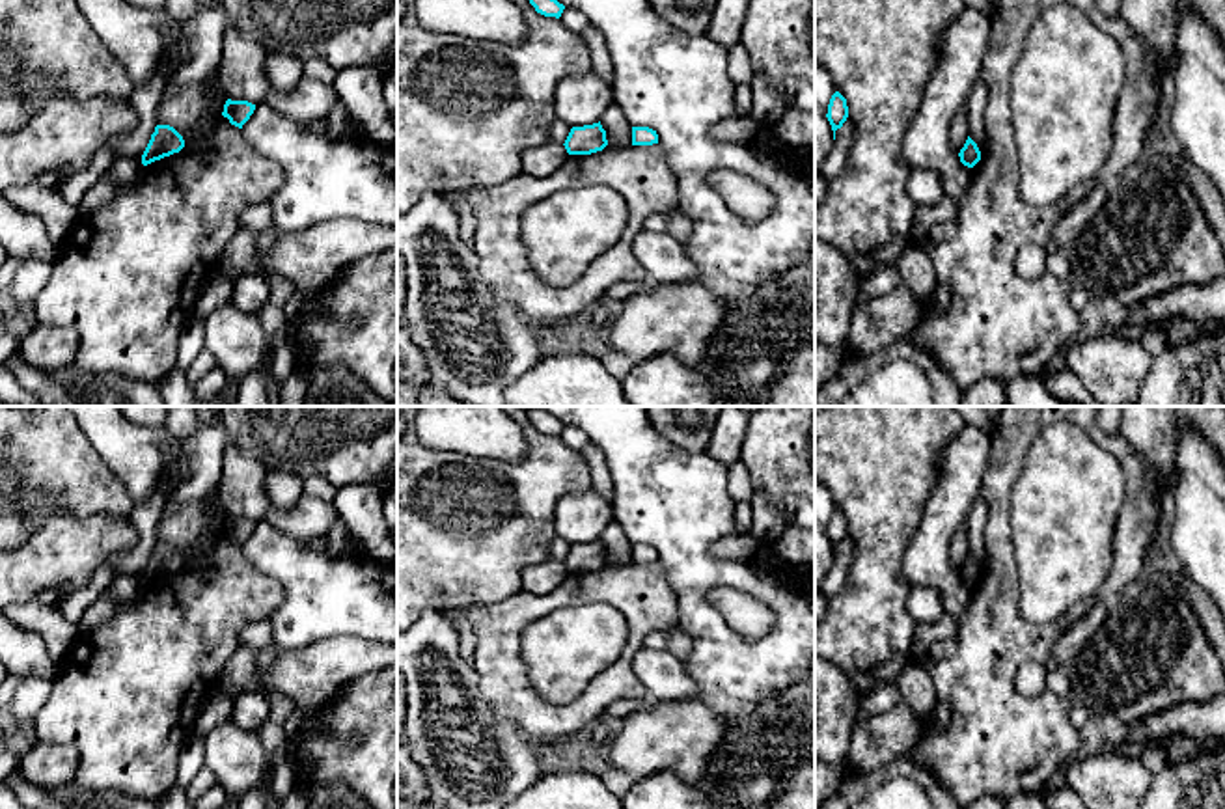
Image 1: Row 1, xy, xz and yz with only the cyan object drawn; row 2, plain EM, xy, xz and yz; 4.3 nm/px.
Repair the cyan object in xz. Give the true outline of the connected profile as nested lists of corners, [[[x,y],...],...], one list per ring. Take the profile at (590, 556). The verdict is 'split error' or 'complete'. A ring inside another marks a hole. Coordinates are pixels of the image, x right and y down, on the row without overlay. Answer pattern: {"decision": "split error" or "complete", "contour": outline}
{"decision": "split error", "contour": [[[600,539],[572,544],[563,561],[546,559],[541,565],[524,569],[520,589],[544,595],[556,589],[571,572],[591,572],[602,569],[606,563],[606,548],[602,546]]]}

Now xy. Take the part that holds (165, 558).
{"decision": "split error", "contour": [[[155,490],[147,501],[136,505],[129,514],[140,537],[136,546],[110,559],[95,572],[86,587],[63,595],[58,608],[71,624],[78,626],[86,610],[93,606],[117,578],[140,576],[142,582],[147,583],[185,565],[183,554],[173,544],[157,541],[155,529],[164,513],[164,505],[166,496],[158,490]]]}

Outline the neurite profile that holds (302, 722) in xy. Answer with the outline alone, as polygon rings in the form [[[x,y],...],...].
[[[298,706],[283,723],[289,742],[295,742],[313,731],[317,731],[324,718],[324,706]]]

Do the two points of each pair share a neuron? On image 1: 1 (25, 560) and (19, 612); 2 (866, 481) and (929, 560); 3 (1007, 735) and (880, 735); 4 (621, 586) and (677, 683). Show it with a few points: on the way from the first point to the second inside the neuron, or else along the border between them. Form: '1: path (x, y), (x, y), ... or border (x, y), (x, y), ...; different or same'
1: border (41, 601), (23, 601), (19, 604); different
2: border (929, 498), (920, 530), (905, 556), (905, 582); different
3: border (922, 726), (918, 742), (901, 755); different
4: border (642, 645), (633, 660), (633, 673), (646, 690); different

